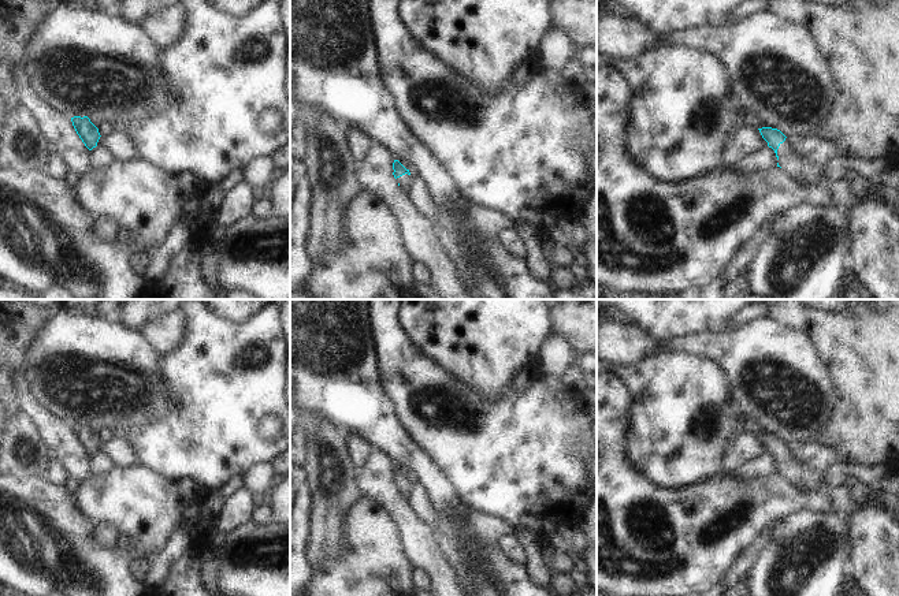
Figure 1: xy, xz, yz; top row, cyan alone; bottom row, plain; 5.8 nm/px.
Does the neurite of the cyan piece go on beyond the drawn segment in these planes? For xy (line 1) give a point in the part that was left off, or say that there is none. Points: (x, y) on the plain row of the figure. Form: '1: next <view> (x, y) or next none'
1: next none

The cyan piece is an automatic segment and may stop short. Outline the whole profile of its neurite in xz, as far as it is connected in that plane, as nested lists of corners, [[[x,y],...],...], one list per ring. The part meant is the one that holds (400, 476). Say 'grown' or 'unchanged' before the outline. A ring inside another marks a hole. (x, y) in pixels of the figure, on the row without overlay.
grown; [[[394,466],[393,476],[394,476],[393,481],[400,489],[400,493],[408,498],[408,493],[412,487],[409,476],[406,476],[398,466]]]

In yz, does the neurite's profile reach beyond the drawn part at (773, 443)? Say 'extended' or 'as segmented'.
extended

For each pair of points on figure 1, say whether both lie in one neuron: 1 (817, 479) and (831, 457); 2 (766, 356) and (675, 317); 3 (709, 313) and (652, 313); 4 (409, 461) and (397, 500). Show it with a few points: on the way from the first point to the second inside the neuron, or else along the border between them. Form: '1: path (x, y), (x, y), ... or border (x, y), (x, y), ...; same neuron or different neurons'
1: border (792, 455), (823, 472); different neurons
2: border (728, 330), (720, 332), (690, 332), (675, 338); different neurons
3: path (695, 313), (665, 313); same neuron
4: border (372, 446), (378, 447), (394, 465); different neurons

